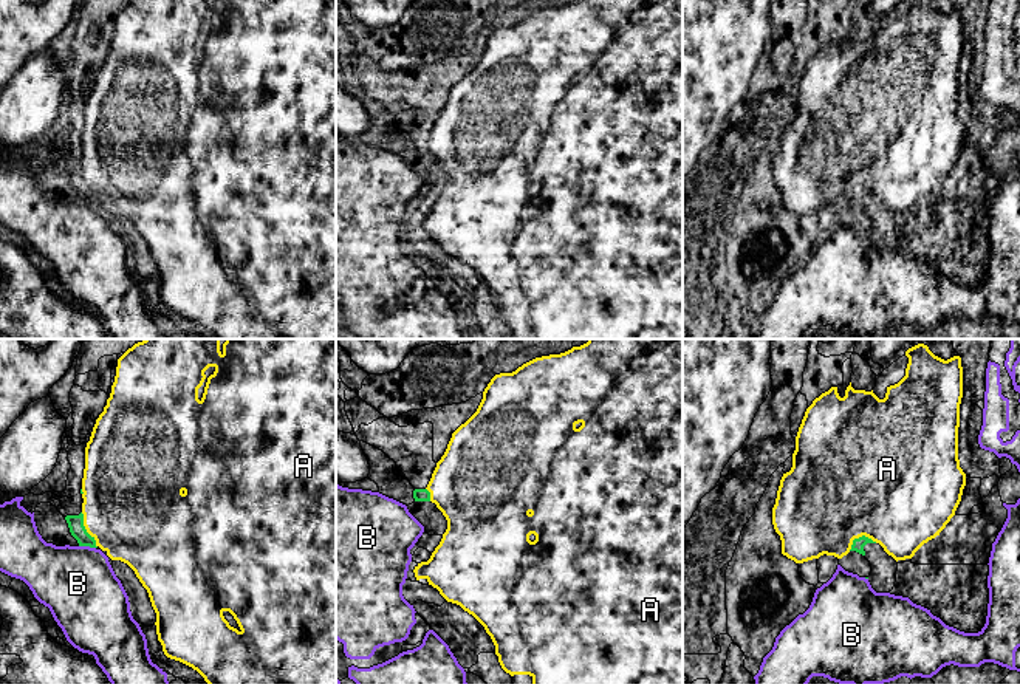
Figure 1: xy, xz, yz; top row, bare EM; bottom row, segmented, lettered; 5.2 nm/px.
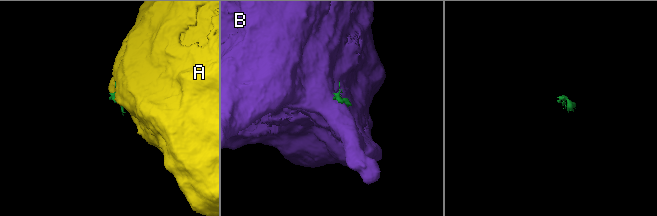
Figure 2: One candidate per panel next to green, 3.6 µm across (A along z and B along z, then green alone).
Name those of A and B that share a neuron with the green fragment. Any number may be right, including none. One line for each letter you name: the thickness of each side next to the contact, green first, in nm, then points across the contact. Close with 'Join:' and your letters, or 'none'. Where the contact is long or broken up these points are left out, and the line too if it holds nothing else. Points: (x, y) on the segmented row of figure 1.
A: calibres 80 and 460 nm; way xy (76, 526), (85, 530), (119, 517), (129, 509)
Join: A

